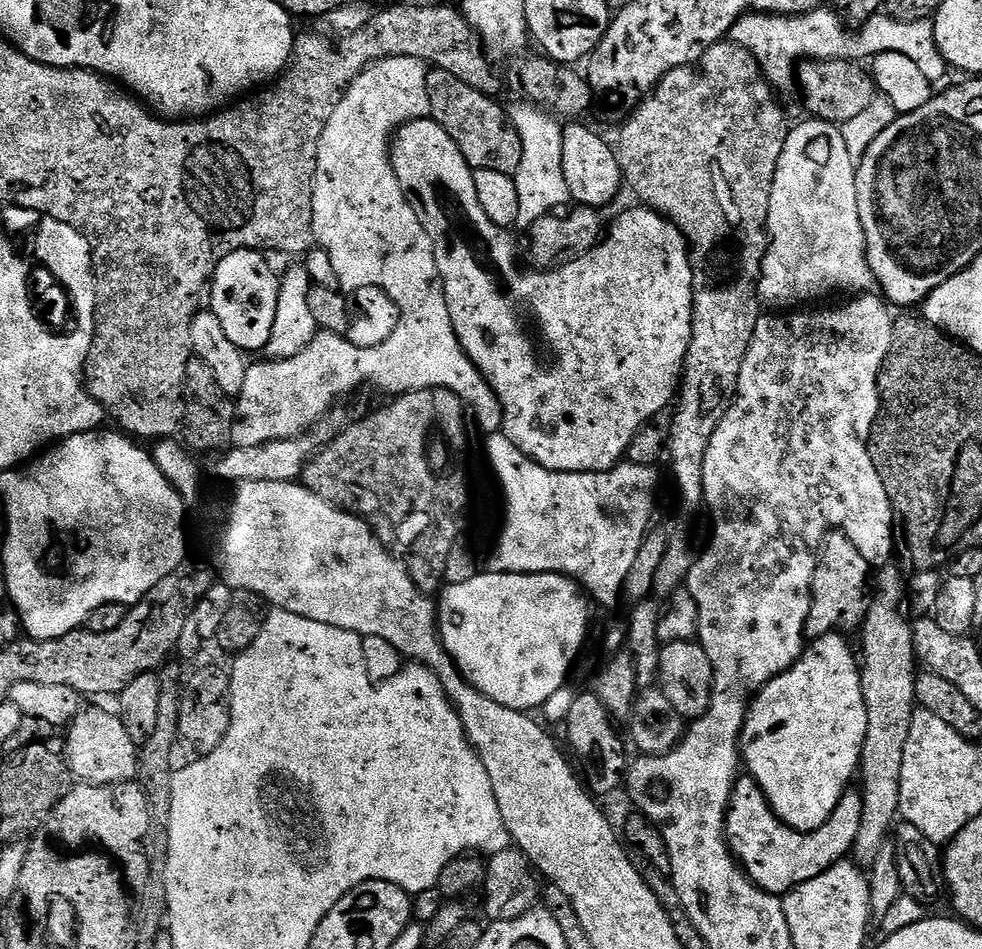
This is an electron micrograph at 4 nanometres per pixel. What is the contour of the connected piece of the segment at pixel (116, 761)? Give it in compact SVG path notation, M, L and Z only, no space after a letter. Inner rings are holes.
M85 707L67 729L68 768L77 781L86 784L118 784L137 779L138 744L115 711Z

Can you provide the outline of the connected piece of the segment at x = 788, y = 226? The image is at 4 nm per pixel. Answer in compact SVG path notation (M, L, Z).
M819 118L807 119L789 131L782 158L778 158L778 170L774 174L774 186L770 194L768 249L760 271L759 297L772 310L796 310L811 305L808 304L811 300L820 300L831 292L864 294L874 284L868 247L858 214L857 161L850 156L837 125Z

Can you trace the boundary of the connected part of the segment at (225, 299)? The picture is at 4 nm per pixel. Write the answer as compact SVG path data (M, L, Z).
M251 248L230 253L216 268L216 273L210 281L210 293L212 292L212 304L210 310L218 316L226 335L234 346L240 348L244 354L267 349L270 342L270 334L274 330L274 318L278 314L278 294L280 293L281 277L276 276L274 269L268 265L269 257L263 252L257 252Z

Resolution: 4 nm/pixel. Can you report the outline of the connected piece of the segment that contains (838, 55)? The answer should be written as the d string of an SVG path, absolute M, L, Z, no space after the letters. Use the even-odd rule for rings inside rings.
M826 6L816 8L812 12L802 15L780 16L776 13L745 13L740 17L738 23L732 27L729 32L729 39L743 49L750 50L751 56L760 64L760 69L771 85L773 91L779 95L795 93L796 90L796 69L801 60L850 60L853 62L862 62L873 59L878 53L902 53L906 57L917 62L921 67L922 74L933 84L938 84L948 71L948 65L944 56L937 50L937 42L934 38L933 26L931 19L915 20L914 22L900 21L896 17L890 17L886 14L877 14L863 25L862 28L848 30L840 15L835 9L826 9Z

